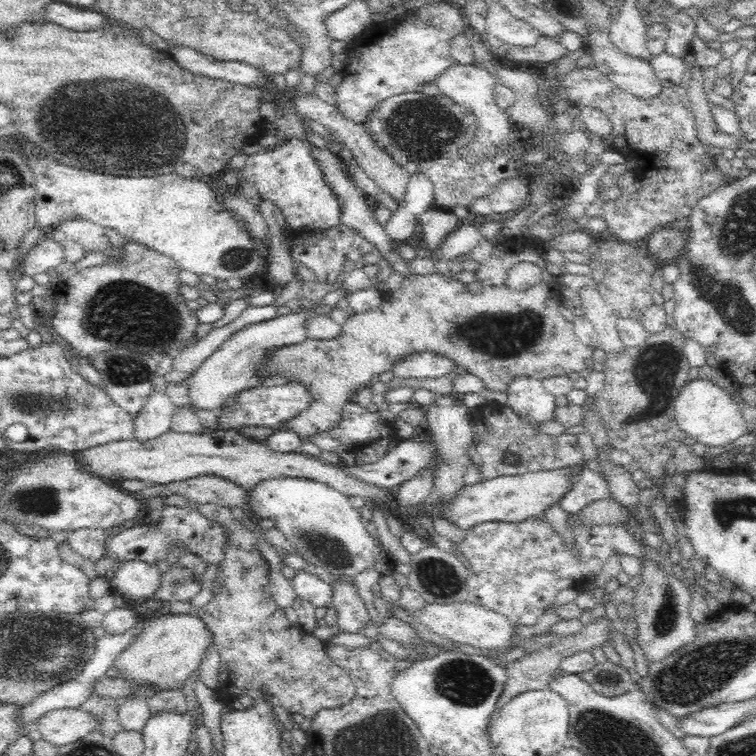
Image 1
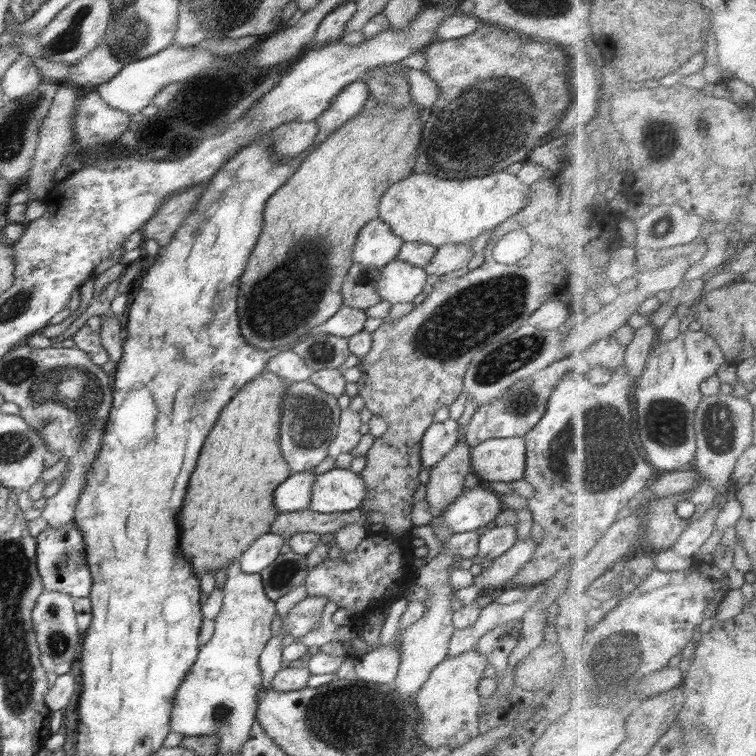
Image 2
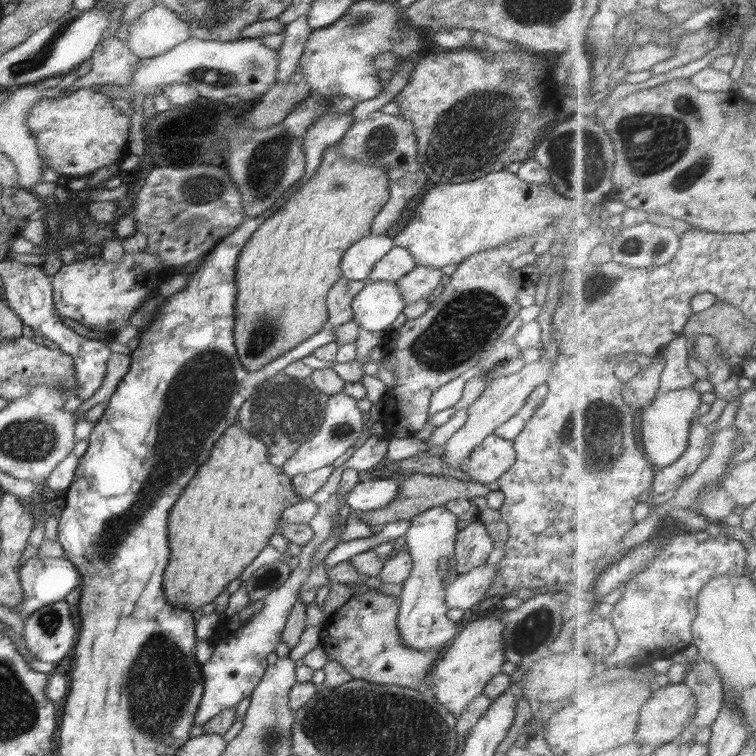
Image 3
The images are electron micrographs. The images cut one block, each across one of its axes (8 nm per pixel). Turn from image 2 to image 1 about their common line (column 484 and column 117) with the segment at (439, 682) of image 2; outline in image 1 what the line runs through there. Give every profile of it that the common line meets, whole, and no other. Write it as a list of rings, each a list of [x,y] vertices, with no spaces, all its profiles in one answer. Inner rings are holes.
[[[166,610],[143,622],[142,632],[118,654],[114,667],[122,673],[121,680],[144,683],[158,691],[176,690],[198,670],[209,648],[214,648],[212,633],[197,614],[173,614]]]

